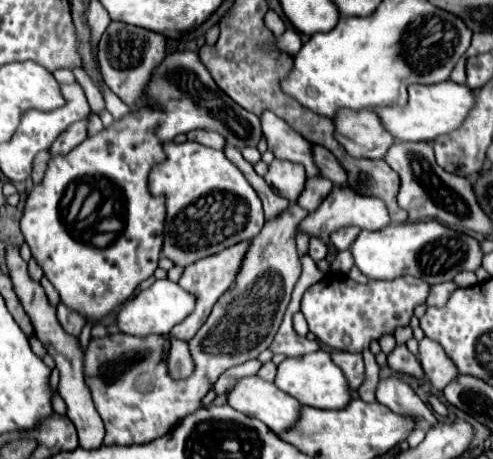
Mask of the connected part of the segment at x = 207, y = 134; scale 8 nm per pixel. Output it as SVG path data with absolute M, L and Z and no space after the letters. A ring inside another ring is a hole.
M192 131L186 137L188 141L196 141L206 147L214 147L214 149L222 149L226 145L224 137L220 137L220 133L214 133L214 131Z

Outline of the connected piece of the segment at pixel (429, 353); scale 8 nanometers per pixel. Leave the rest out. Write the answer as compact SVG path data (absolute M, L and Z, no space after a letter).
M422 339L420 341L420 363L422 369L426 373L426 377L430 379L430 383L442 391L448 383L452 383L460 373L456 369L456 365L450 361L450 357L444 353L444 349L432 341L432 339Z

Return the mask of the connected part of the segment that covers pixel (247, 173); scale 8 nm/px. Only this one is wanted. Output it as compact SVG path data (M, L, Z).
M226 145L224 149L224 155L244 173L244 177L248 179L248 183L254 187L254 191L258 193L258 197L262 199L262 203L264 203L264 213L266 213L266 219L270 219L270 217L274 217L274 215L278 215L278 213L282 213L284 211L284 207L288 207L290 203L288 203L288 199L284 199L284 197L280 197L256 171L254 171L254 167L242 157L242 153L236 149L236 147L232 147L232 145Z

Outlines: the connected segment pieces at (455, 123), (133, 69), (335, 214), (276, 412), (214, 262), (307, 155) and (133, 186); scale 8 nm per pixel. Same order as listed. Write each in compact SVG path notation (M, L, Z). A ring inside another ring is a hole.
M442 81L434 85L410 85L408 87L408 103L404 107L398 105L388 105L388 107L376 107L372 109L384 129L392 133L396 139L406 139L406 141L432 141L440 133L448 133L452 129L458 129L472 109L474 95L466 85L458 85L454 81Z
M112 21L102 35L98 49L100 49L98 51L100 71L102 71L106 85L128 107L134 107L134 103L146 93L146 85L150 81L152 71L166 57L166 39L160 33L154 33L154 31L148 31L148 29L142 29L142 27L134 27L134 25L128 25L128 23Z
M332 189L332 193L322 201L322 205L308 213L308 217L298 225L298 231L306 233L308 237L318 237L322 239L330 250L336 251L335 246L330 243L330 233L334 233L340 227L350 227L356 225L360 229L368 229L368 231L378 231L382 227L386 227L390 223L388 217L388 209L384 205L384 201L380 201L378 197L362 197L358 193L354 193L352 189Z
M240 377L226 393L228 405L236 411L256 417L266 423L274 433L282 433L298 419L300 403L288 397L260 377Z
M238 243L238 245L228 247L228 249L224 249L224 251L216 253L216 255L212 255L212 257L206 257L206 259L202 259L202 261L196 261L196 263L192 263L192 265L188 265L188 267L184 269L184 275L182 275L182 279L180 279L178 283L180 283L186 291L194 293L194 295L198 297L198 301L196 301L196 309L192 311L192 315L188 315L182 323L178 323L178 325L174 327L174 329L170 331L170 337L182 339L182 341L190 341L190 339L196 335L196 331L198 331L198 329L204 325L204 321L208 319L208 315L210 315L210 311L212 311L212 305L214 305L214 303L218 301L218 297L232 285L232 281L234 281L238 269L240 269L240 261L244 259L246 247L248 247L248 243Z
M268 109L260 115L260 121L262 133L268 141L268 151L272 151L276 159L288 159L292 163L304 165L308 177L320 175L312 161L312 145L300 133L296 133L284 119L276 117Z
M142 103L138 107L134 107L134 111L130 111L128 115L116 119L110 127L104 127L100 133L96 135L90 135L86 137L76 149L72 149L70 153L66 155L54 155L48 163L48 169L46 169L46 175L44 179L32 187L32 191L28 193L28 199L26 199L26 207L24 207L24 213L22 213L22 219L20 219L20 231L24 235L24 241L28 243L30 251L32 251L32 257L36 259L36 263L40 265L40 269L44 271L44 277L54 285L54 289L58 291L60 295L60 301L86 317L86 321L90 323L98 323L100 319L104 319L110 311L114 311L116 307L120 307L124 301L128 301L136 287L146 281L150 275L154 275L156 267L158 267L158 259L160 259L160 251L162 251L162 243L164 243L164 219L166 219L166 199L164 197L154 197L150 191L148 191L148 175L150 175L150 169L154 165L160 165L164 159L166 159L166 153L164 153L164 147L162 143L156 139L156 127L162 119L162 111L160 109L152 109L152 105L144 107ZM102 205L110 205L116 209L116 231L112 231L110 227L106 227L110 221L106 219L108 217L108 211L104 211L106 207Z

